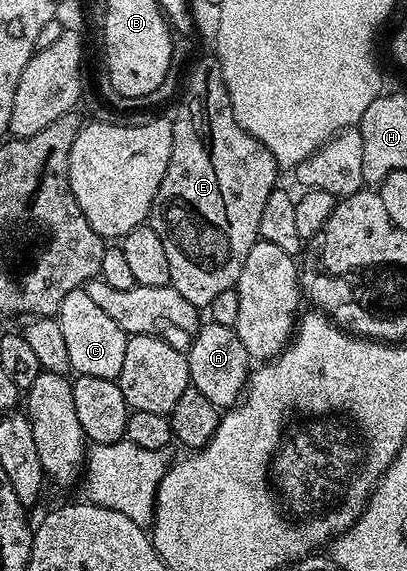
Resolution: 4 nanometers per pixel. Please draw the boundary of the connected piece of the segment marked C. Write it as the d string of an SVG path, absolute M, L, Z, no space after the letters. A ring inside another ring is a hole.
M85 288L64 295L56 320L68 347L70 368L77 376L96 375L96 379L113 381L120 375L120 367L124 367L124 351L128 351L128 334L86 294Z

